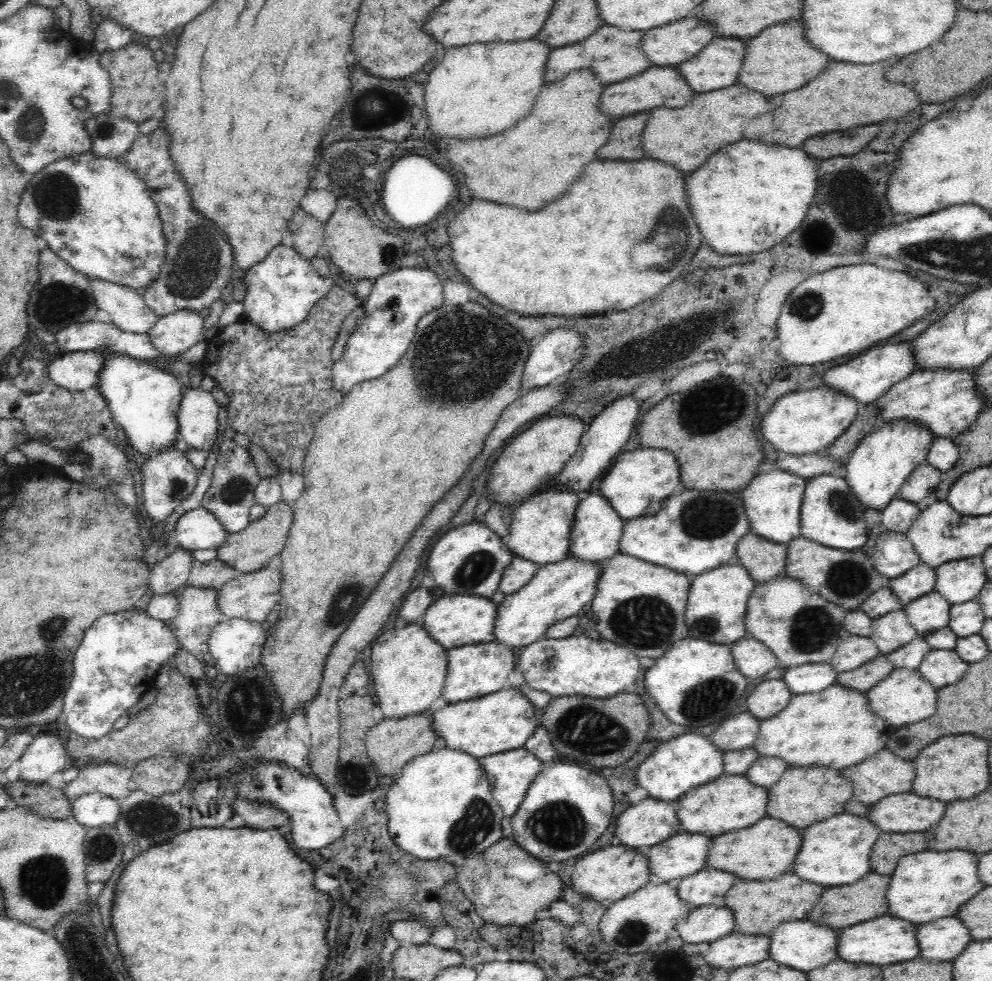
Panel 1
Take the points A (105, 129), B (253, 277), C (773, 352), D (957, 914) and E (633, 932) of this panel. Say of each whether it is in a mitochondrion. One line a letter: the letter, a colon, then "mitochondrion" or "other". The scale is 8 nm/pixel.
A: mitochondrion
B: other
C: other
D: other
E: mitochondrion

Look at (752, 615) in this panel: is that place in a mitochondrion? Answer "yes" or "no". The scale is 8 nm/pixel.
no

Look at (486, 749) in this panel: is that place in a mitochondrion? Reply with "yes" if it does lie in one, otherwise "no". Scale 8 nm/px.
no

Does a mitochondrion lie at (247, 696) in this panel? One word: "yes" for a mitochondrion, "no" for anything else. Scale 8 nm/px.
yes

